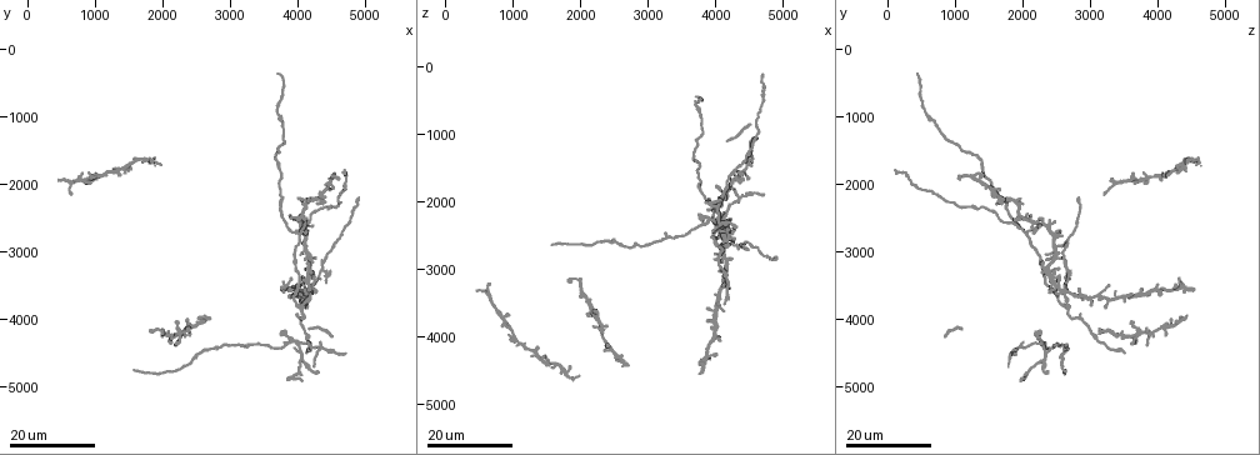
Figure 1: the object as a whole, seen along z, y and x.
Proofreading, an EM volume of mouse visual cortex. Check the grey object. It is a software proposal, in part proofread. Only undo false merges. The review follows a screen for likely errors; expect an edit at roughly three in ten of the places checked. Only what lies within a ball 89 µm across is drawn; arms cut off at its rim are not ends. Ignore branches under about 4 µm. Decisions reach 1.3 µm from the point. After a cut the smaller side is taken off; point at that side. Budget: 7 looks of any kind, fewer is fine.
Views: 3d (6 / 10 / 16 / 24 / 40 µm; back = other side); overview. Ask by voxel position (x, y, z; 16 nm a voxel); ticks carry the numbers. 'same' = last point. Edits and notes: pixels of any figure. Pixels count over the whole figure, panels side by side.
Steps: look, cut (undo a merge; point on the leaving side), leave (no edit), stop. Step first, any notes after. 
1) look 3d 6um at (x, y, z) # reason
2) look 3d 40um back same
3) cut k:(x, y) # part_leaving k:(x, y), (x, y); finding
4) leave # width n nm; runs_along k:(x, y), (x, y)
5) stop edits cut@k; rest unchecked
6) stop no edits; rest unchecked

look 3d 24um at (4050, 3750, 2650)

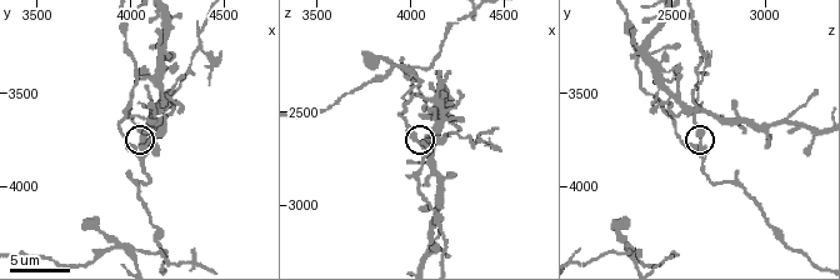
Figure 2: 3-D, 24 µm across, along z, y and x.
look 3d 10um at (4060, 3800, 2660) # closer look

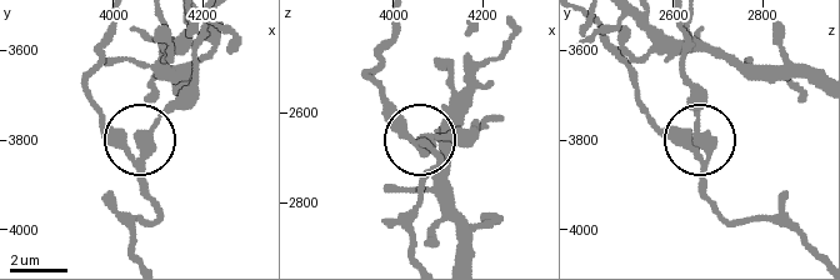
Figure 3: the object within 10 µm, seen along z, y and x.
cut 3:(159, 119) # width 340 nm; part_leaving 3:(706, 154), (680, 20); a second cell is stuck on

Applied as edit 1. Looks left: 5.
look 3d 16um at (3920, 4300, 2260) # branch point

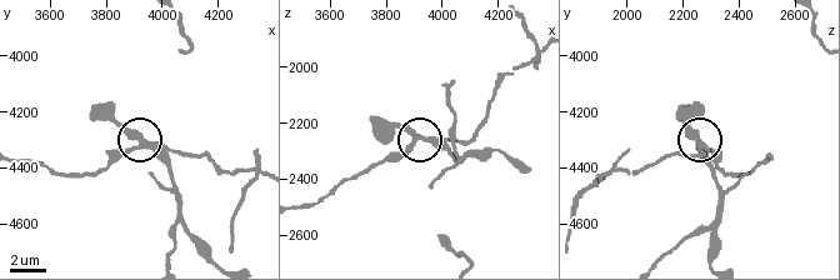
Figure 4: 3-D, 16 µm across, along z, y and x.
look 3d 16um back at (3940, 4290, 2250)

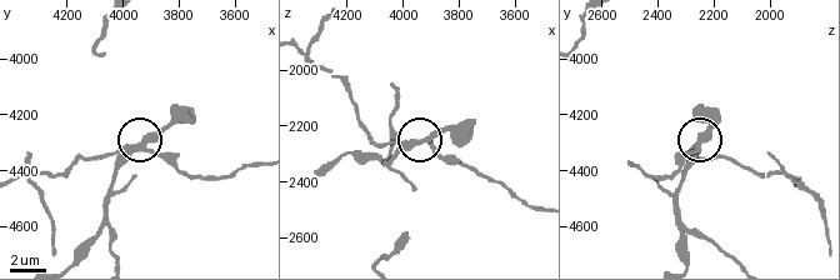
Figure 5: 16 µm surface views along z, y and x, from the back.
cut 5:(155, 135) # width 290 nm; part_leaving 5:(131, 149), (109, 201), (113, 259); two cells meet here

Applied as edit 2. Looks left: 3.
look 3d 24um at (3950, 2700, 2100) # three arms meet

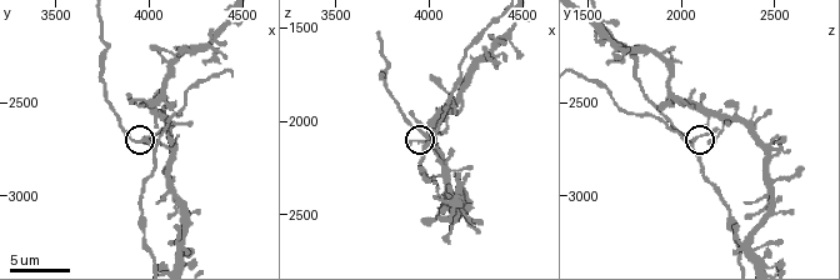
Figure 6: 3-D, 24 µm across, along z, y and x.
look 3d 6um at (4000, 2700, 2100)

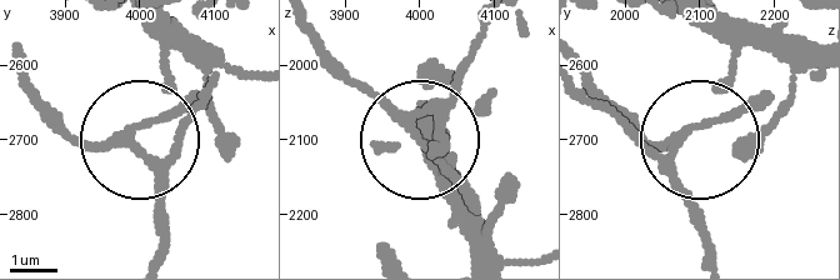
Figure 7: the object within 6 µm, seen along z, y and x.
leave # arms 3; runs_along 7:(433, 151), (433, 115), (409, 128), (318, 36); one cell here

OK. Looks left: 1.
stop edits cut@3, cut@5; rest unchecked

